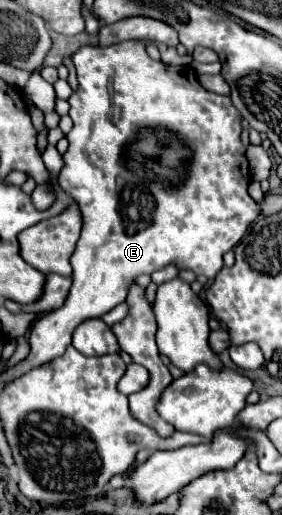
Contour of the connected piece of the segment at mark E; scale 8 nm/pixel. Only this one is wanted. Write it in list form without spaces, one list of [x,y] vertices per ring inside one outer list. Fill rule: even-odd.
[[[122,41],[122,43],[110,45],[110,47],[92,47],[92,45],[86,45],[86,47],[78,49],[78,51],[72,55],[72,61],[74,61],[76,73],[78,73],[78,89],[76,89],[76,93],[68,99],[68,103],[70,103],[70,117],[72,117],[72,121],[74,121],[74,127],[72,127],[72,131],[66,135],[68,141],[70,141],[70,145],[68,145],[68,151],[62,155],[64,167],[62,167],[62,171],[60,171],[60,175],[58,175],[58,183],[60,183],[60,187],[78,203],[78,207],[80,207],[80,211],[82,211],[82,217],[84,217],[84,225],[82,225],[82,235],[80,235],[78,247],[76,247],[76,251],[74,251],[74,255],[72,255],[72,259],[70,259],[70,263],[72,263],[72,267],[74,267],[74,273],[72,273],[72,281],[74,281],[74,283],[72,283],[70,295],[68,295],[66,303],[64,303],[60,309],[50,311],[50,313],[46,313],[46,315],[38,317],[38,319],[32,323],[30,335],[28,335],[30,345],[32,345],[32,351],[30,351],[30,355],[20,363],[20,371],[28,371],[28,369],[32,369],[32,367],[38,367],[38,365],[42,365],[42,363],[52,361],[54,357],[60,357],[60,355],[66,351],[66,347],[72,343],[72,333],[74,333],[74,329],[76,329],[80,323],[88,321],[88,319],[98,319],[98,317],[102,317],[104,313],[108,313],[110,309],[114,309],[118,303],[124,303],[126,293],[128,293],[128,285],[130,285],[138,275],[142,275],[142,273],[148,273],[148,275],[150,275],[152,271],[158,271],[158,269],[162,269],[162,267],[168,265],[168,263],[176,263],[180,269],[192,269],[196,275],[206,275],[208,279],[215,279],[216,273],[222,269],[222,255],[224,255],[226,251],[230,251],[230,249],[244,237],[248,225],[258,217],[258,203],[256,203],[256,201],[248,195],[248,191],[246,191],[248,185],[250,185],[250,167],[248,167],[248,159],[246,159],[246,149],[244,149],[242,143],[240,143],[240,133],[242,133],[240,113],[238,113],[236,107],[232,105],[230,97],[224,97],[224,95],[216,95],[216,93],[212,93],[212,91],[206,91],[206,89],[198,83],[198,77],[196,77],[196,73],[194,73],[190,67],[174,67],[174,65],[166,65],[166,63],[162,63],[162,61],[152,61],[152,59],[148,57],[148,53],[146,53],[142,41]],[[140,125],[168,125],[170,129],[176,129],[176,133],[170,131],[168,127],[142,127],[142,129],[140,129]],[[120,153],[122,153],[122,157],[124,157],[124,161],[126,161],[126,165],[128,165],[128,169],[134,171],[134,173],[128,173],[128,169],[124,169],[124,165],[120,165]],[[190,157],[192,157],[192,173],[188,173],[188,181],[184,181],[184,185],[180,185],[180,189],[164,189],[164,185],[160,185],[160,181],[140,181],[140,177],[136,177],[136,173],[138,173],[138,175],[146,175],[146,177],[150,177],[150,179],[162,179],[164,183],[168,183],[168,181],[178,183],[178,181],[184,179],[184,175],[186,175],[186,171],[188,171],[188,161],[190,161]],[[174,161],[180,161],[180,175],[172,175],[172,171],[174,171],[174,165],[172,165],[172,163],[174,163]]]

